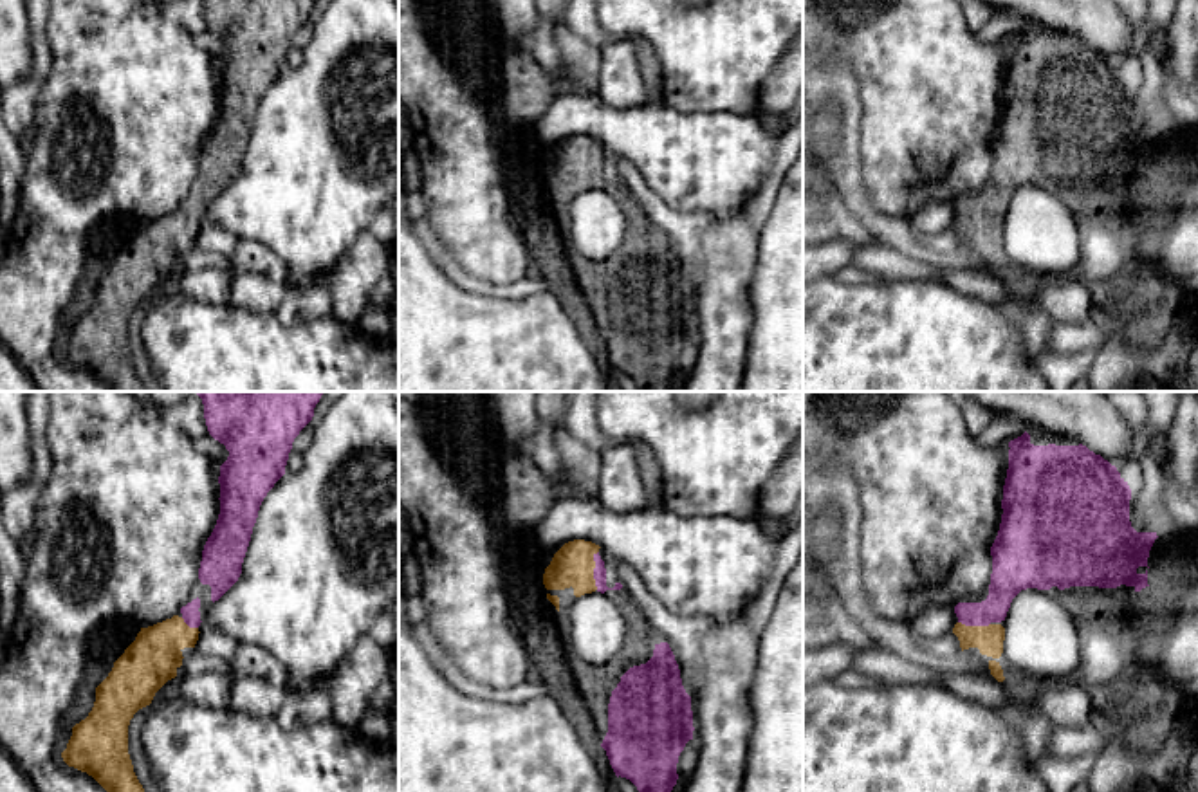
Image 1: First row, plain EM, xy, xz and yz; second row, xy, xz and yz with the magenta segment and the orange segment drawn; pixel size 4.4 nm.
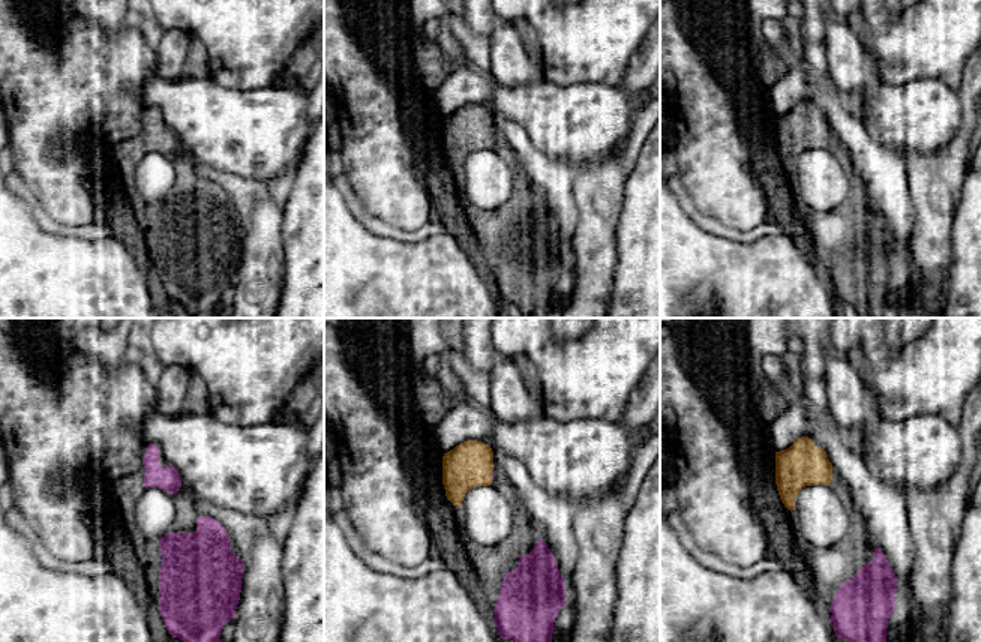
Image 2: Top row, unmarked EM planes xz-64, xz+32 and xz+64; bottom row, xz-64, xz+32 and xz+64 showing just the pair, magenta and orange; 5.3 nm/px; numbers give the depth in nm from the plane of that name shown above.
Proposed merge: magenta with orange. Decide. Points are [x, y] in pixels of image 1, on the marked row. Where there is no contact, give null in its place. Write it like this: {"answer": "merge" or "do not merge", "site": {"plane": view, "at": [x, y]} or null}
{"answer": "merge", "site": {"plane": "xz", "at": [594, 570]}}

